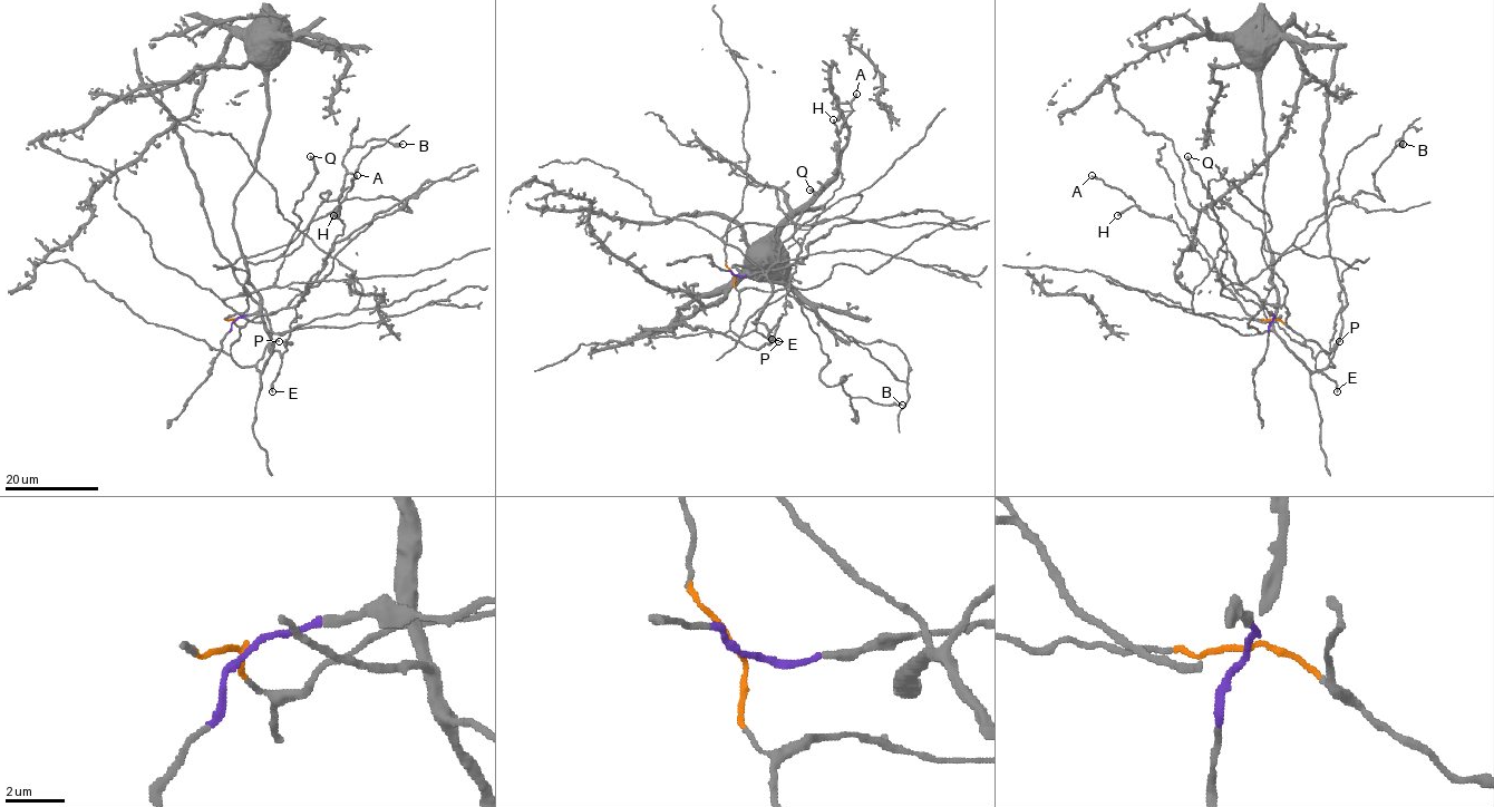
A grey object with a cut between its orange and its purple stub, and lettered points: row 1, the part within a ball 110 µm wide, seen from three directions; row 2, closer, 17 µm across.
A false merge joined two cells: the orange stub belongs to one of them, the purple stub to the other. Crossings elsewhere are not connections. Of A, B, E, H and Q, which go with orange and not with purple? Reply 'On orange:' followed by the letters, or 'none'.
On orange: B, Q

